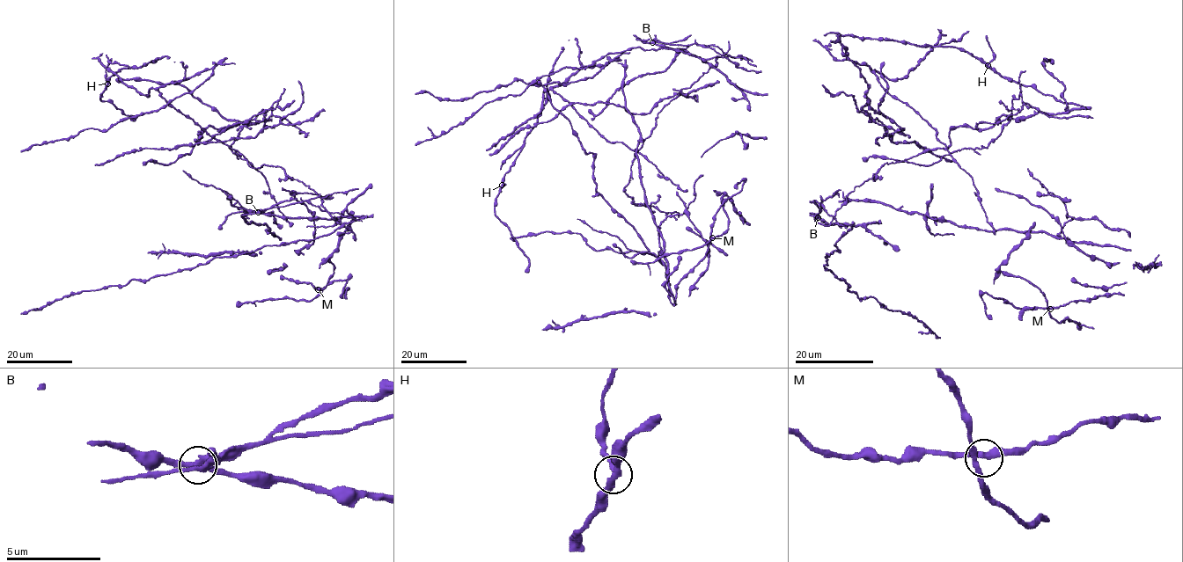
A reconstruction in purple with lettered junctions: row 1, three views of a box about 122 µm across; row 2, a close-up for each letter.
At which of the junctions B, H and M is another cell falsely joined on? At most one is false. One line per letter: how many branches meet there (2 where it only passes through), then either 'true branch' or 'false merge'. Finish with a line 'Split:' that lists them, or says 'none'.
B: 3 branches meet; false merge
H: 3 branches meet; true branch
M: 3 branches meet; true branch
Split: B

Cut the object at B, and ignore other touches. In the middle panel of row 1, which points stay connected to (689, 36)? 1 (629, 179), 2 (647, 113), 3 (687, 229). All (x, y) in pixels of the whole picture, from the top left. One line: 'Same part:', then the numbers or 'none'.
Same part: 1

